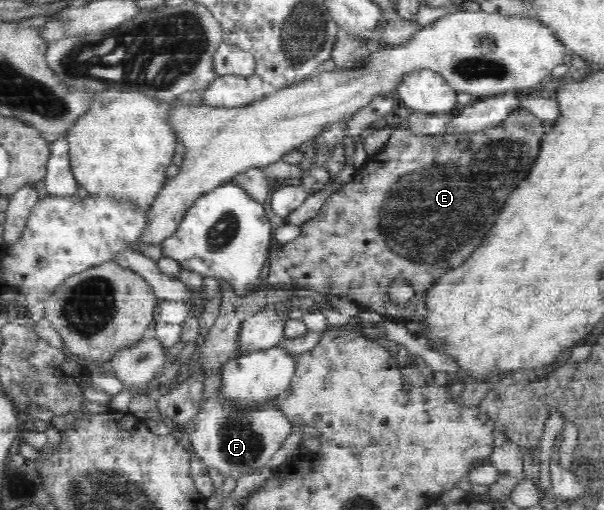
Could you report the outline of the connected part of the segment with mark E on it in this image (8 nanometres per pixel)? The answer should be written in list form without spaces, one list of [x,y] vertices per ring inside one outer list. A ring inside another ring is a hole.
[[[522,108],[512,111],[500,126],[468,134],[470,147],[465,151],[457,146],[457,141],[463,137],[460,133],[448,132],[436,138],[408,131],[406,122],[396,125],[382,152],[368,158],[364,167],[353,174],[352,182],[327,198],[317,215],[301,224],[300,234],[294,240],[272,245],[274,250],[270,250],[266,282],[290,290],[310,289],[340,296],[358,302],[359,309],[376,311],[392,318],[402,318],[404,314],[405,318],[410,318],[410,314],[418,314],[420,318],[420,312],[424,310],[422,297],[425,290],[431,287],[442,270],[464,262],[470,256],[470,250],[482,242],[486,230],[490,230],[494,218],[498,218],[502,202],[506,202],[508,194],[530,174],[545,134],[542,121]],[[397,277],[408,280],[415,291],[405,305],[390,305],[388,283]]]

